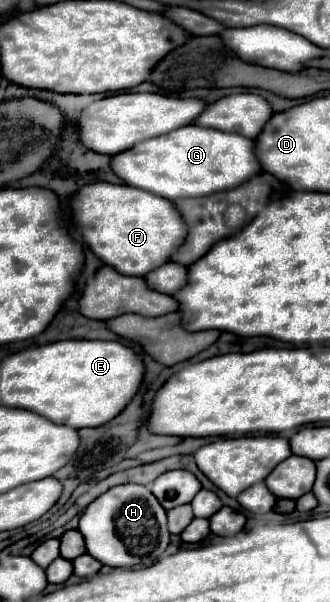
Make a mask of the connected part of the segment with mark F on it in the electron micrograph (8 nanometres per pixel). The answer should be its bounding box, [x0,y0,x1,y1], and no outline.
[69,184,187,276]

